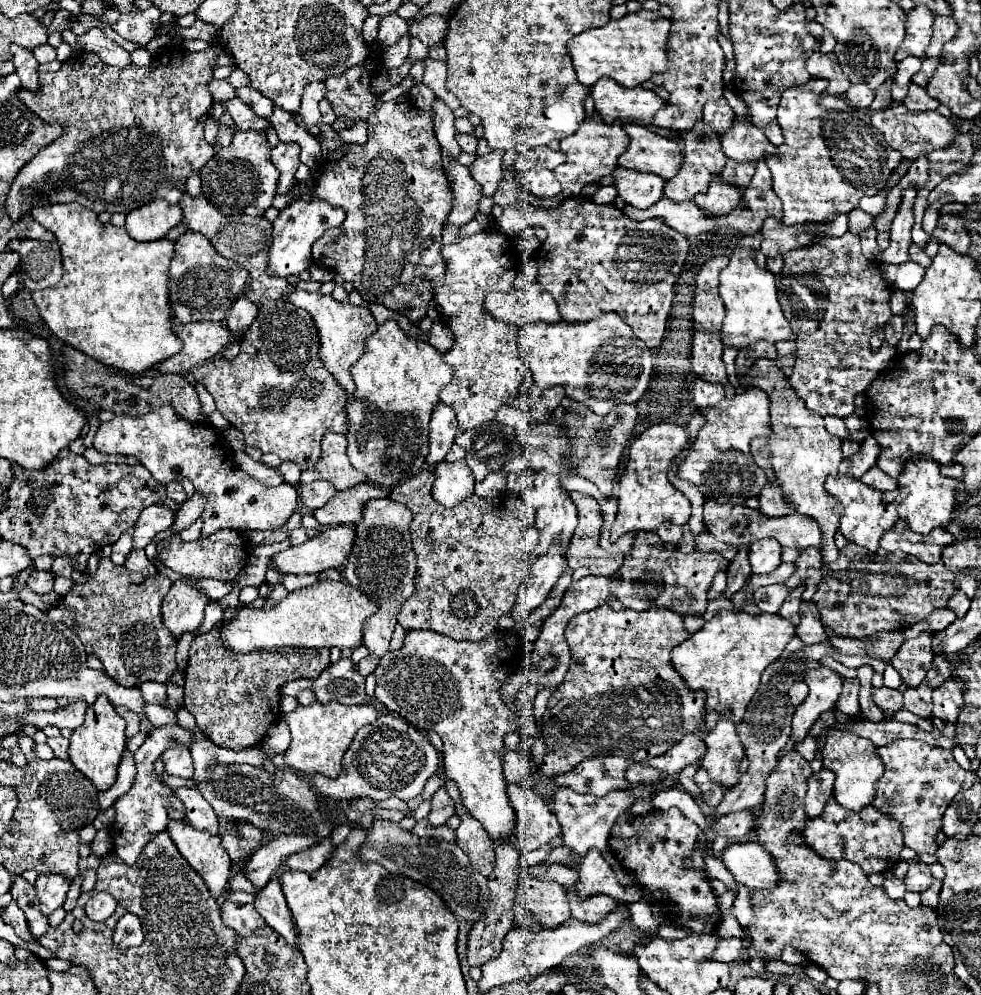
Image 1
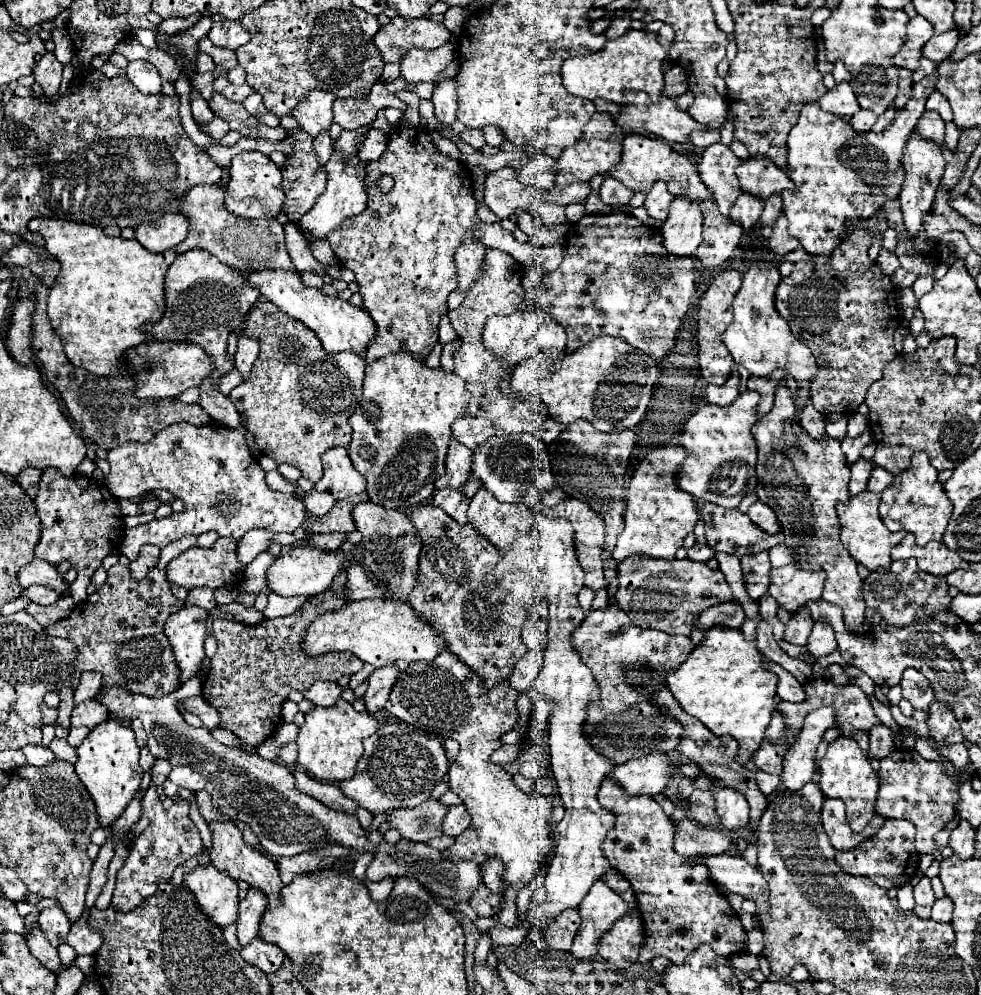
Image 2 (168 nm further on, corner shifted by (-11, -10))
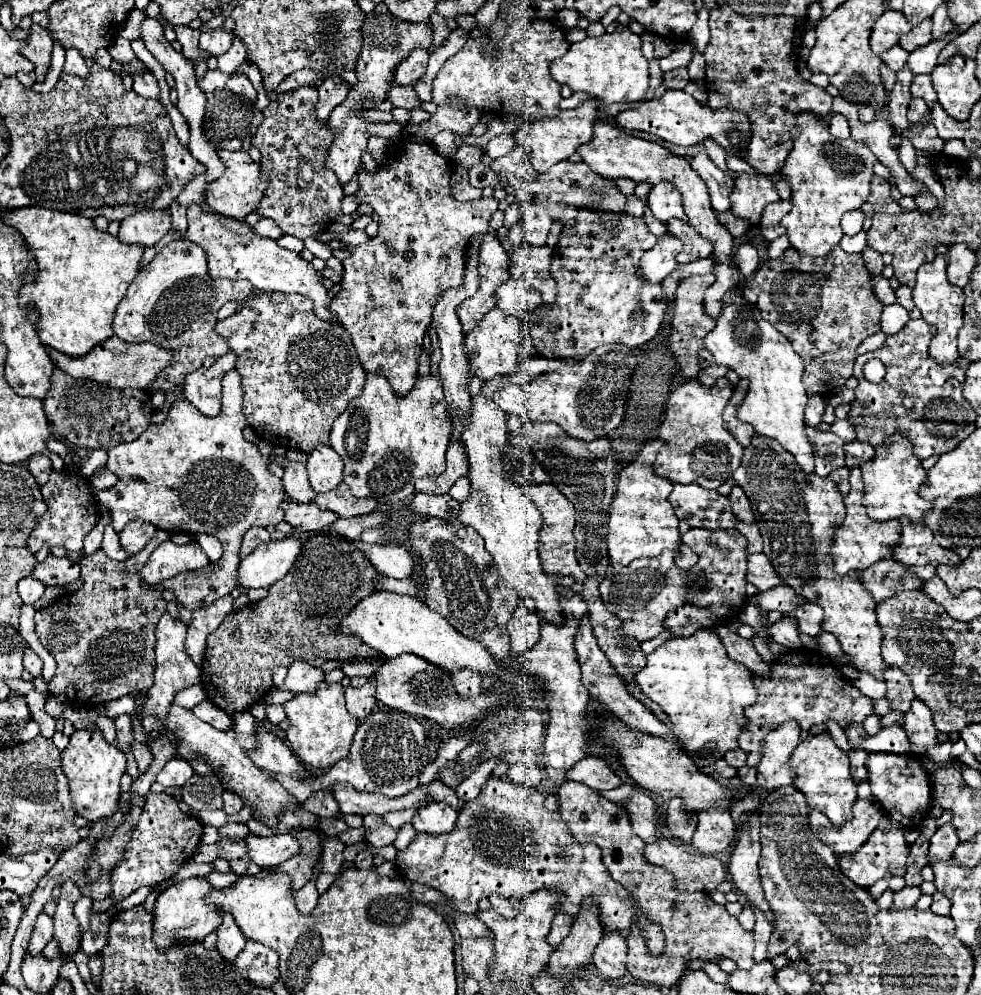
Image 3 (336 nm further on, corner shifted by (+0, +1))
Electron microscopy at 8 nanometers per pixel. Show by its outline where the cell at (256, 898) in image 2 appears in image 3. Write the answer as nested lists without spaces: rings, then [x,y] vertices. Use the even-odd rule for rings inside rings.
[[[225,916],[223,924],[217,928],[217,950],[221,952],[221,956],[229,962],[235,960],[235,956],[243,950],[245,946],[245,936],[243,932],[237,928],[233,916]]]

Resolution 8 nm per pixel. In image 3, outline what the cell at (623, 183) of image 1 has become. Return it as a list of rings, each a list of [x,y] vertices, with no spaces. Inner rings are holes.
[[[663,180],[651,188],[651,192],[647,196],[647,204],[649,204],[649,210],[653,212],[653,216],[659,218],[661,222],[667,222],[669,218],[675,218],[675,216],[679,216],[681,220],[687,220],[683,204],[681,204],[681,194],[667,180]]]

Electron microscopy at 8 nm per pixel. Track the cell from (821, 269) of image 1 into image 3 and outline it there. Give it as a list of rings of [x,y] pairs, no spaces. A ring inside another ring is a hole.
[[[841,250],[841,280],[831,278],[827,272],[799,272],[787,268],[789,262],[777,260],[765,268],[757,268],[753,278],[745,284],[743,296],[751,302],[757,304],[761,310],[763,318],[771,322],[775,328],[779,328],[793,344],[795,352],[803,358],[805,362],[805,374],[803,374],[803,384],[805,392],[809,396],[819,394],[827,398],[833,390],[845,386],[847,378],[853,376],[853,364],[857,358],[857,348],[861,342],[881,330],[881,312],[883,304],[873,292],[871,286],[871,274],[865,268],[863,256],[861,254],[847,254]]]

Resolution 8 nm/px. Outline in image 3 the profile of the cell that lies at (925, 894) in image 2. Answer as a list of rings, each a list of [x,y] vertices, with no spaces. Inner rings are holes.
[[[905,886],[899,892],[895,892],[895,900],[893,900],[893,908],[911,908],[921,896],[921,888],[919,886]]]

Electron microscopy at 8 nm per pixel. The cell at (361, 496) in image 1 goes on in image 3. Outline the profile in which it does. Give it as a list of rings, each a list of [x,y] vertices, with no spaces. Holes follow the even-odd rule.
[[[283,502],[281,508],[285,510],[285,520],[301,530],[301,532],[313,532],[313,530],[321,530],[327,524],[337,520],[335,512],[329,510],[321,510],[317,508],[313,502],[309,504],[299,504],[299,502]]]

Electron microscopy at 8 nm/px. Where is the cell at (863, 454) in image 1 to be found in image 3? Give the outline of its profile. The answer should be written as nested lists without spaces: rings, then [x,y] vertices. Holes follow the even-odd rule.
[[[843,466],[843,468],[835,468],[833,472],[831,472],[831,480],[835,482],[835,486],[837,486],[837,490],[845,496],[847,492],[849,492],[849,468],[847,466]]]

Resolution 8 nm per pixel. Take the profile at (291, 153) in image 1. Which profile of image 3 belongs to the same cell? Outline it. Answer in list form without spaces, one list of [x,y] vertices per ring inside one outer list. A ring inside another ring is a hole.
[[[323,80],[319,86],[319,102],[315,104],[315,116],[321,124],[327,122],[329,112],[347,98],[347,88],[337,80]]]

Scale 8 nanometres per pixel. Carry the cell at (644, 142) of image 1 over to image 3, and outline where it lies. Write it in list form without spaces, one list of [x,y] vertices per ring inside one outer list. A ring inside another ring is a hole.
[[[599,120],[595,124],[595,134],[593,140],[579,146],[577,150],[583,158],[583,162],[599,176],[603,178],[631,178],[633,182],[647,182],[647,184],[657,184],[661,180],[669,180],[675,184],[675,188],[681,192],[683,196],[683,206],[685,206],[685,214],[689,218],[689,224],[693,224],[693,228],[705,236],[707,240],[711,240],[715,244],[713,250],[713,258],[717,260],[717,266],[713,270],[713,274],[717,276],[715,284],[705,292],[705,312],[709,316],[719,316],[721,304],[723,304],[723,294],[727,290],[739,288],[741,280],[739,280],[739,272],[733,270],[731,264],[731,254],[733,254],[733,236],[729,236],[729,230],[717,222],[717,216],[709,204],[709,194],[705,188],[705,182],[697,176],[697,172],[691,168],[691,164],[687,162],[687,158],[683,156],[675,156],[673,152],[669,152],[665,146],[657,144],[657,142],[649,142],[643,138],[635,138],[625,134],[619,126],[609,124]]]

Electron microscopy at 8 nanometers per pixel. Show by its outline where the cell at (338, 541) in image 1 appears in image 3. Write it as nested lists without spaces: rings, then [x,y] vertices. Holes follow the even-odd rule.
[[[287,536],[285,540],[271,540],[269,544],[259,544],[245,560],[239,564],[239,586],[243,588],[271,588],[277,580],[283,580],[297,556],[301,554],[303,542],[299,538]]]

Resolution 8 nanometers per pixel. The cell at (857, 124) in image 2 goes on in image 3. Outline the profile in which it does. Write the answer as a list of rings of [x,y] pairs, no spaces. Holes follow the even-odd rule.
[[[833,114],[831,122],[829,122],[829,132],[833,132],[833,136],[845,140],[849,138],[849,122],[843,114]]]

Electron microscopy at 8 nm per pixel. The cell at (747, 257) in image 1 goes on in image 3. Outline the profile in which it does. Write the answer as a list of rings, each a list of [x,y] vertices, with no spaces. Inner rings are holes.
[[[729,292],[725,296],[725,306],[721,316],[717,316],[717,326],[705,336],[705,348],[713,354],[717,364],[729,366],[739,374],[739,378],[749,380],[749,392],[737,412],[737,418],[751,424],[755,434],[763,434],[781,442],[781,446],[791,452],[805,474],[813,472],[813,448],[803,432],[805,420],[803,410],[807,406],[807,394],[801,384],[803,360],[793,352],[789,340],[763,320],[761,312],[749,304],[741,292]]]

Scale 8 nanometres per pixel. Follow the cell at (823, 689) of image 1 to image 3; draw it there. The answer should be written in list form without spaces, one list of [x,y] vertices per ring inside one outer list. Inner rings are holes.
[[[797,720],[781,724],[777,730],[765,736],[763,758],[757,766],[757,784],[765,790],[775,790],[785,784],[793,784],[793,768],[789,768],[789,756],[801,738],[801,726]]]

